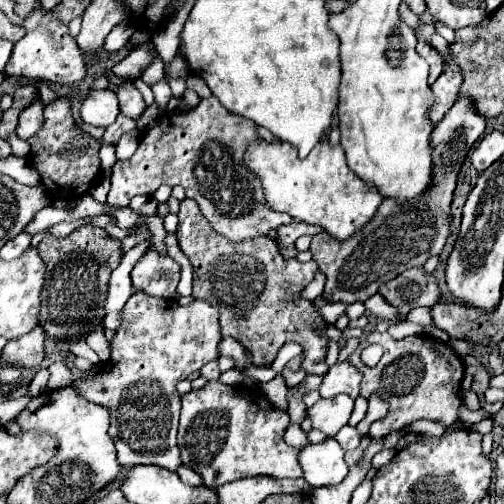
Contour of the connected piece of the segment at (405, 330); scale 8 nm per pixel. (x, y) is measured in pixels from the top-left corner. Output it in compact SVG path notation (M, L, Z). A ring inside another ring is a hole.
M404 320L397 324L392 323L388 328L388 333L396 339L402 339L410 335L422 334L423 328L418 324Z

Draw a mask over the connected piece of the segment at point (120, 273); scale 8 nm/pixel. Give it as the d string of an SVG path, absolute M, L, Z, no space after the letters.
M149 240L137 244L135 248L131 248L127 254L123 254L119 266L111 272L109 276L109 290L107 290L107 298L105 298L105 314L109 312L117 312L125 306L125 302L129 300L129 296L133 294L133 286L131 286L131 270L133 264L137 264L137 260L149 250Z

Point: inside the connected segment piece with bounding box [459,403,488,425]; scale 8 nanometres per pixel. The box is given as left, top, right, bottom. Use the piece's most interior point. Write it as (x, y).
(465, 415)

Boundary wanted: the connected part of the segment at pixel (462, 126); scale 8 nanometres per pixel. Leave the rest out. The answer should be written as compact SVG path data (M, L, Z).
M459 98L445 118L433 128L435 132L429 138L433 148L433 192L425 192L421 200L413 204L397 204L397 200L383 200L377 214L365 228L357 230L349 240L333 240L327 232L313 236L311 254L319 270L327 276L323 298L327 302L365 302L373 296L383 282L393 280L407 268L423 266L431 256L441 254L451 226L451 200L457 186L457 176L461 164L465 162L471 146L485 132L485 118L473 110L473 102Z

